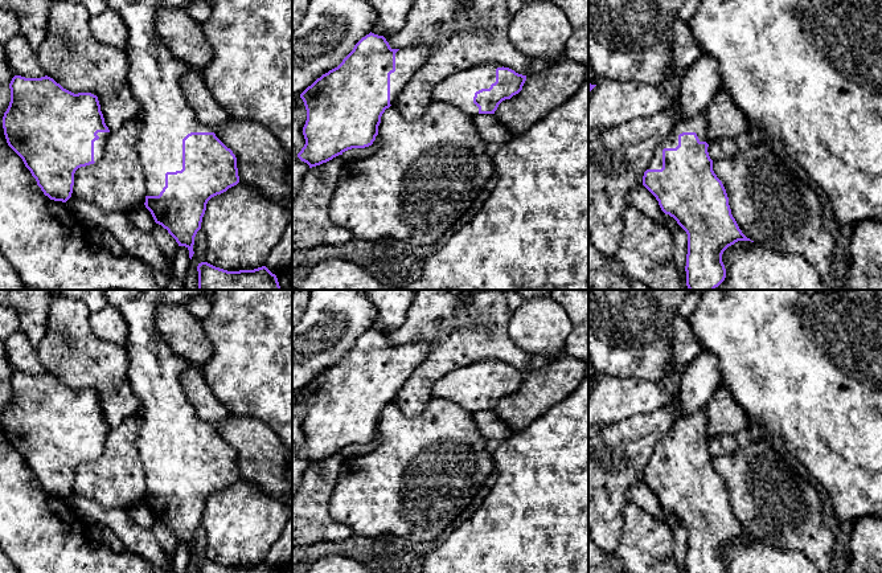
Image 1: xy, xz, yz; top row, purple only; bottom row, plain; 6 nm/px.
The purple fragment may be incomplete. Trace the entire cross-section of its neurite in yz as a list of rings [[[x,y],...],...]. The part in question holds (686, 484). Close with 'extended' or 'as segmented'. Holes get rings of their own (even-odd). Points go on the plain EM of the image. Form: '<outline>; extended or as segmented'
[[[674,393],[664,409],[676,414],[672,429],[656,443],[651,459],[643,472],[643,482],[656,494],[661,507],[673,513],[688,531],[686,573],[726,573],[722,558],[723,548],[738,537],[751,537],[739,525],[731,511],[729,494],[722,478],[713,467],[706,439],[705,409],[686,412],[680,406],[678,393]]]; extended

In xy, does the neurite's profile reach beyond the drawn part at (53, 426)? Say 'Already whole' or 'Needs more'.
Needs more

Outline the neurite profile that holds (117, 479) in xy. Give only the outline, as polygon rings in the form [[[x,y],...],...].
[[[140,413],[110,429],[103,454],[74,470],[71,494],[95,500],[103,508],[130,509],[145,499],[145,474],[138,449],[138,435],[143,423]]]

